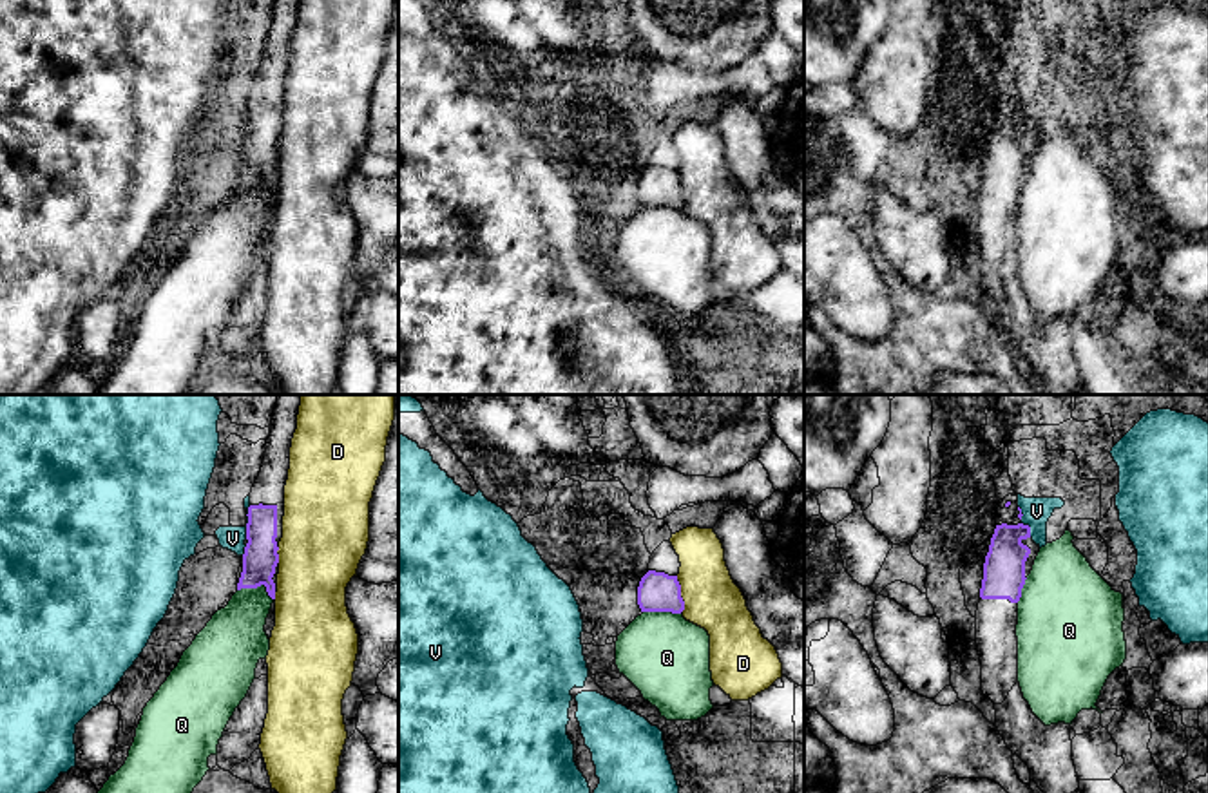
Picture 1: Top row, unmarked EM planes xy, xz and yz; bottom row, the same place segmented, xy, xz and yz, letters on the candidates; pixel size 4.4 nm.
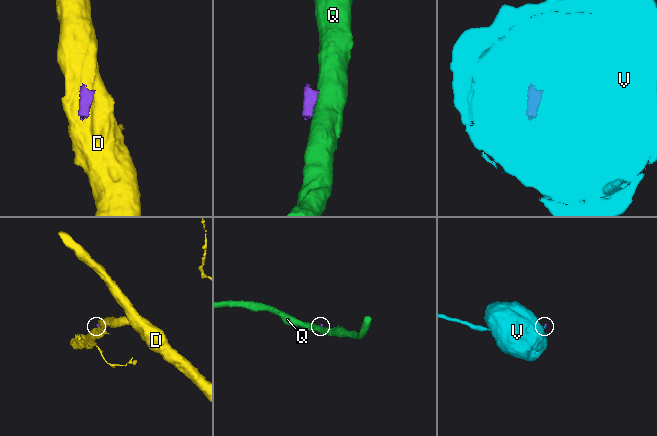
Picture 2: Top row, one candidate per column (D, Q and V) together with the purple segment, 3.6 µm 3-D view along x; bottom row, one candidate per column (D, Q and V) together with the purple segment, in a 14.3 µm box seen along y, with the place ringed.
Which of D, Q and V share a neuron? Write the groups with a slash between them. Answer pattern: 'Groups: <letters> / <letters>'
Groups: D / Q / V

